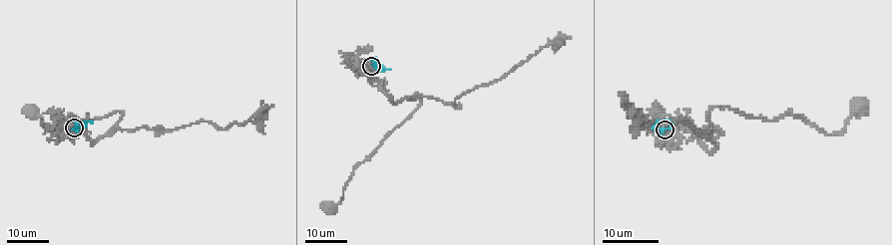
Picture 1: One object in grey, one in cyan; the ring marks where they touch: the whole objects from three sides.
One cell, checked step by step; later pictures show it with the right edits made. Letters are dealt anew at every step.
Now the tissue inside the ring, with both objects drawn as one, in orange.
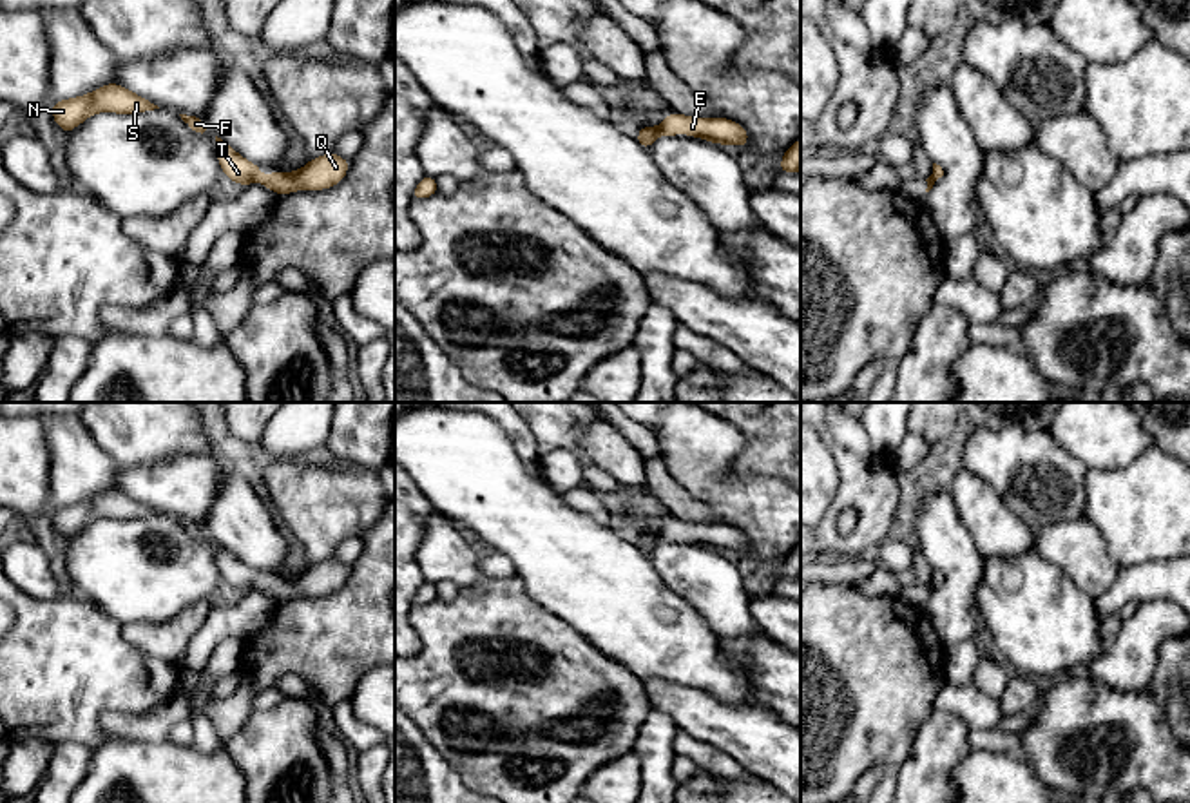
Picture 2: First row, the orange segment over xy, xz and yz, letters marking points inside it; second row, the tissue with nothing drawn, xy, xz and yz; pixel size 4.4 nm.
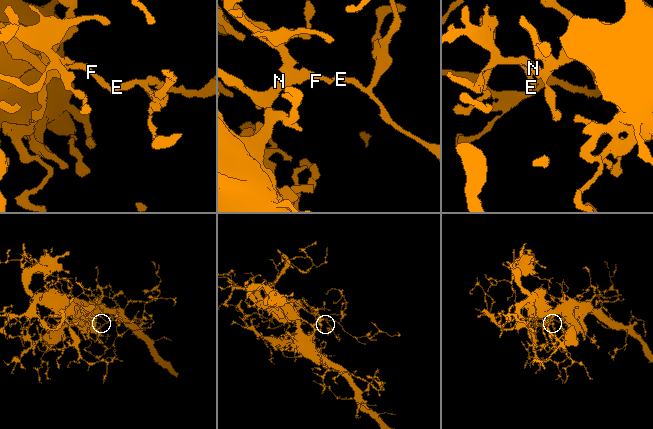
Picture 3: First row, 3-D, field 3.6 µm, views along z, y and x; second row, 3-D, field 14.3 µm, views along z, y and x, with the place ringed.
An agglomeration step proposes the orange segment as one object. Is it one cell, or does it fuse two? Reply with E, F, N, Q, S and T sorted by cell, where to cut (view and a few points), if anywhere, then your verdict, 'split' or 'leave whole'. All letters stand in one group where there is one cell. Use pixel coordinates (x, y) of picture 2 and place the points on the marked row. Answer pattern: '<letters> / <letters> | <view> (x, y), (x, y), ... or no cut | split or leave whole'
E F N Q S T | no cut | leave whole

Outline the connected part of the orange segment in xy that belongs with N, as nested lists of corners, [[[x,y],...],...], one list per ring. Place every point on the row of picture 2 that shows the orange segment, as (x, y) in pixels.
[[[107,83],[89,94],[56,102],[51,109],[54,121],[65,132],[76,129],[89,116],[98,112],[147,112],[159,109],[150,100],[134,94],[120,83]]]

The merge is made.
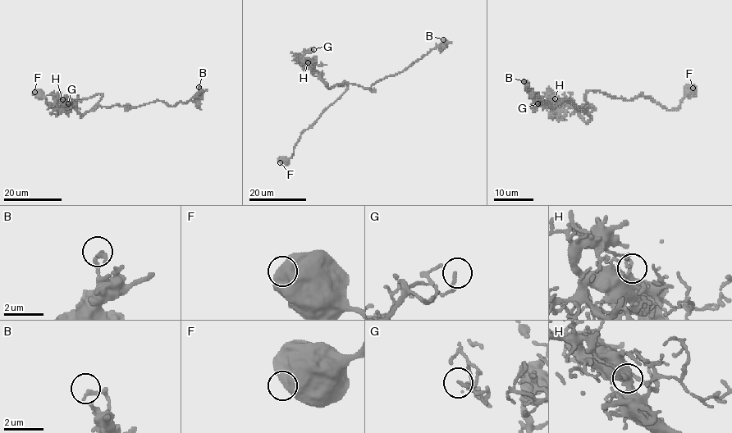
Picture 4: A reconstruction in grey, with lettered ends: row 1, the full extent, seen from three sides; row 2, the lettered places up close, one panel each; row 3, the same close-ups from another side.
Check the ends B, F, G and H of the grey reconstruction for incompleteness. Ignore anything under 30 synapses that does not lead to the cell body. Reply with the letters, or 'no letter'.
no letter

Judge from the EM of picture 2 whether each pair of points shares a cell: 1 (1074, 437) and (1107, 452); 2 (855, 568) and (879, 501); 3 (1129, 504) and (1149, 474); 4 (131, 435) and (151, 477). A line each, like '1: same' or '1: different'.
1: same
2: different
3: same
4: different

